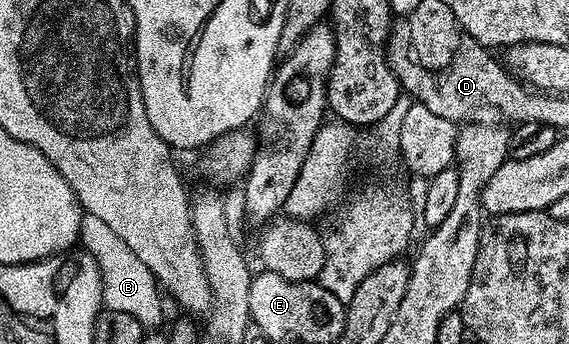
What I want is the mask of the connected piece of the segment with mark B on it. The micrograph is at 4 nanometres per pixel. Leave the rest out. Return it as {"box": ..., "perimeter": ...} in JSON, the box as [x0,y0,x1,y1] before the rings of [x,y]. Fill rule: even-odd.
{"box":[79,212,162,326],"perimeter":[[[84,212],[80,217],[79,243],[83,251],[89,252],[94,262],[98,262],[104,295],[103,307],[107,310],[118,310],[122,314],[130,314],[145,326],[159,325],[156,323],[160,320],[162,289],[157,284],[154,274],[146,266],[146,262],[142,262],[142,258],[138,258],[138,254],[134,254],[134,250],[130,250],[130,246],[126,246],[126,242],[122,242],[122,238],[118,238],[118,234],[110,230],[110,226],[106,226],[106,222],[94,218],[94,214],[89,212]]]}

